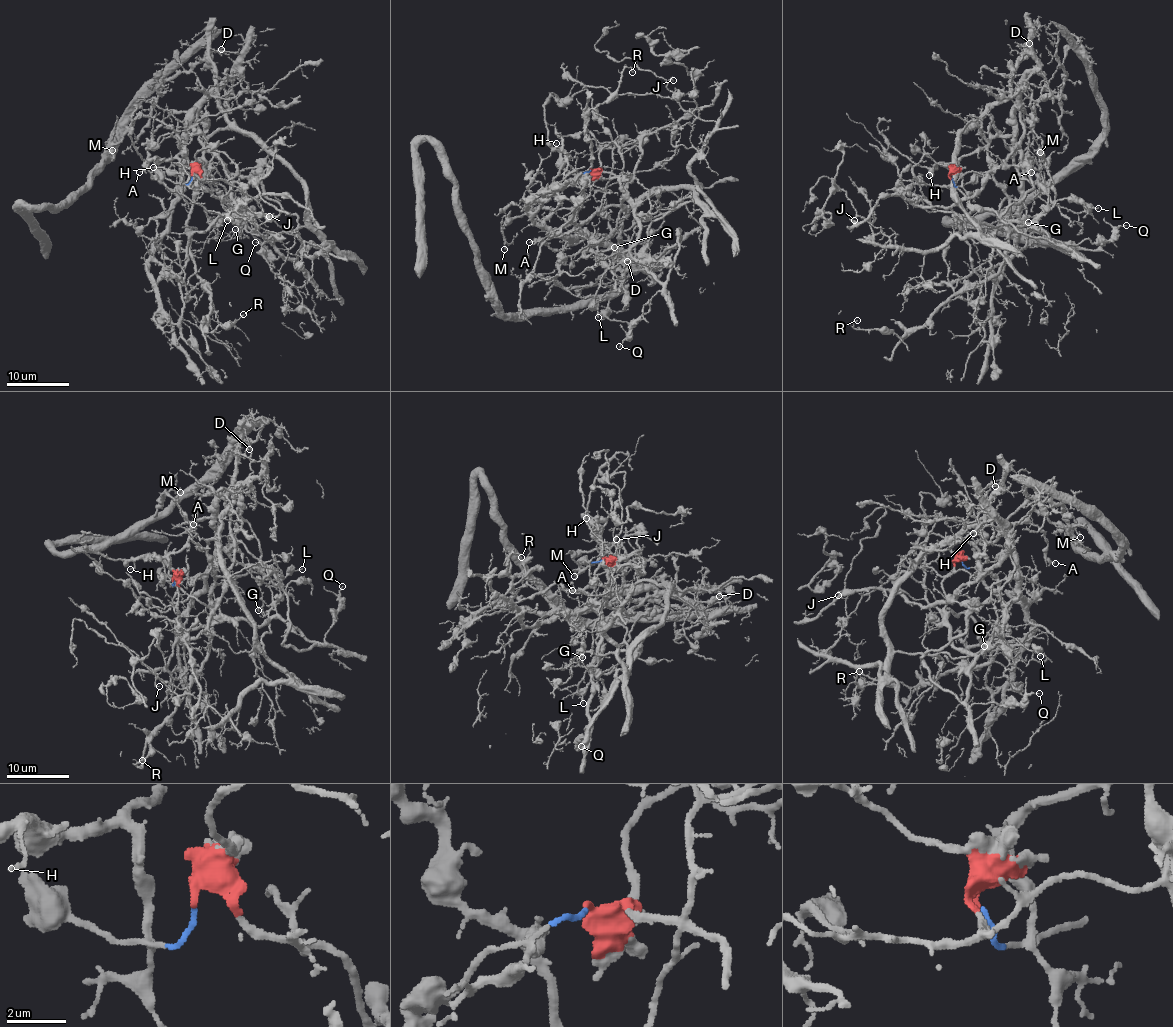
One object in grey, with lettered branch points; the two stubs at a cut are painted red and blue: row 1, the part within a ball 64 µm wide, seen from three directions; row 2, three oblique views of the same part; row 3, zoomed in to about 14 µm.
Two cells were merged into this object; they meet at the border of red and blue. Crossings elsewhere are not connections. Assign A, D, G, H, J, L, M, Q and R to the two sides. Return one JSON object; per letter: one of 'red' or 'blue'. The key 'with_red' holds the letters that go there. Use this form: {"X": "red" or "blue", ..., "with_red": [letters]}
{"A": "blue", "D": "blue", "G": "red", "H": "blue", "J": "red", "L": "red", "M": "blue", "Q": "red", "R": "red", "with_red": ["G", "J", "L", "Q", "R"]}

